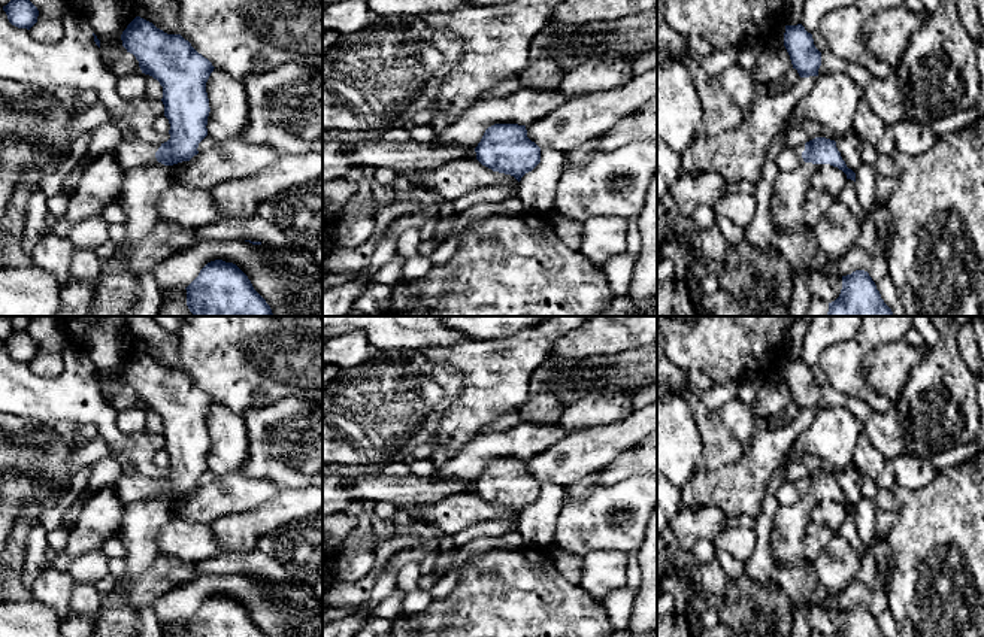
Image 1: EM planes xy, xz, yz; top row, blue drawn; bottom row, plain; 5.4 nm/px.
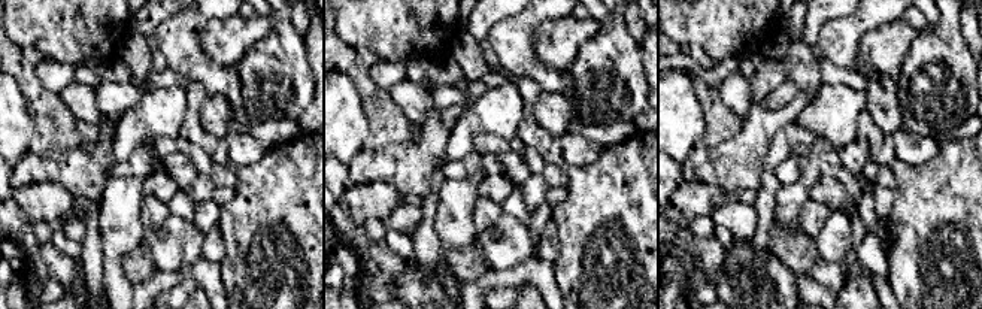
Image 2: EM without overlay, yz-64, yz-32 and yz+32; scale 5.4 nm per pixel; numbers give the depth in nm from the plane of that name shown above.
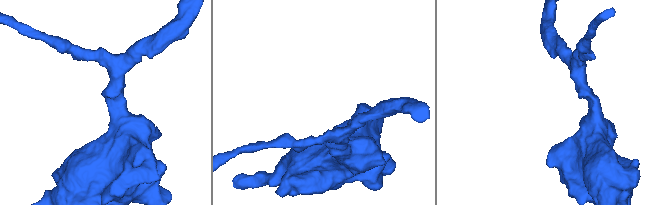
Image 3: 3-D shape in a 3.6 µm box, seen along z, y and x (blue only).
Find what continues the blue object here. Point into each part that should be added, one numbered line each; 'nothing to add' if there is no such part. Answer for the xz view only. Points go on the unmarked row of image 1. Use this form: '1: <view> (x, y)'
nothing to add

